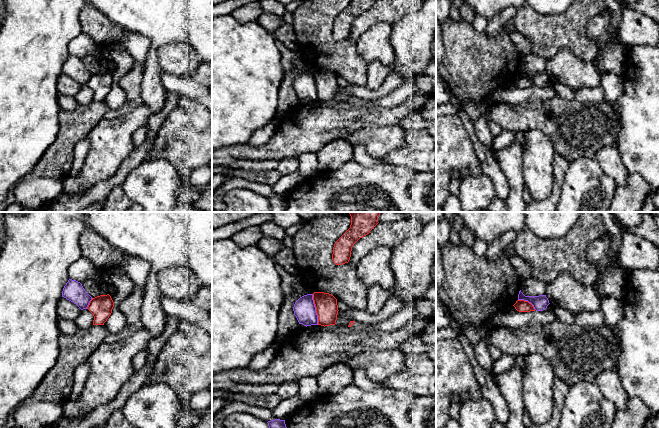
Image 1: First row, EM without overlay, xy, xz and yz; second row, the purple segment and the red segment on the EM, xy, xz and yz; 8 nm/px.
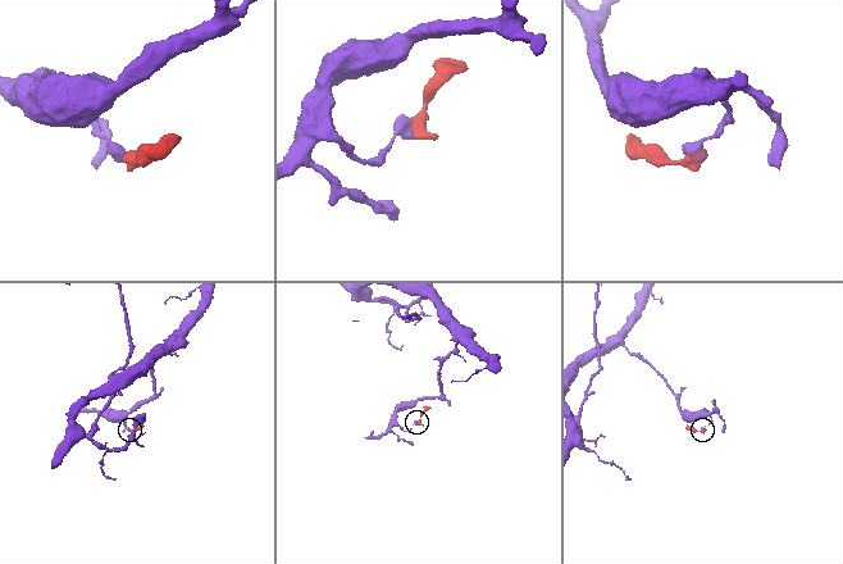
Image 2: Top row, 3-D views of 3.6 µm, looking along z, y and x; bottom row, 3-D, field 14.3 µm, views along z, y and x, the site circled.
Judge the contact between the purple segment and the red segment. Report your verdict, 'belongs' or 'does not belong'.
does not belong

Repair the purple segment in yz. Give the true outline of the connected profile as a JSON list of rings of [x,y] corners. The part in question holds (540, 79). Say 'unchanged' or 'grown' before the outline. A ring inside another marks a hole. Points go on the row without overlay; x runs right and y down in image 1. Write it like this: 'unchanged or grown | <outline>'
unchanged | [[[521,66],[518,70],[518,76],[524,76],[531,79],[536,87],[543,87],[550,80],[546,71],[539,72],[525,72]]]

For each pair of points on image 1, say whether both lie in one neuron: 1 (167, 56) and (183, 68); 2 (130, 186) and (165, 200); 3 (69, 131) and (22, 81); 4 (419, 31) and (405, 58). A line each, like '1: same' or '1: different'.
1: same
2: same
3: different
4: same

